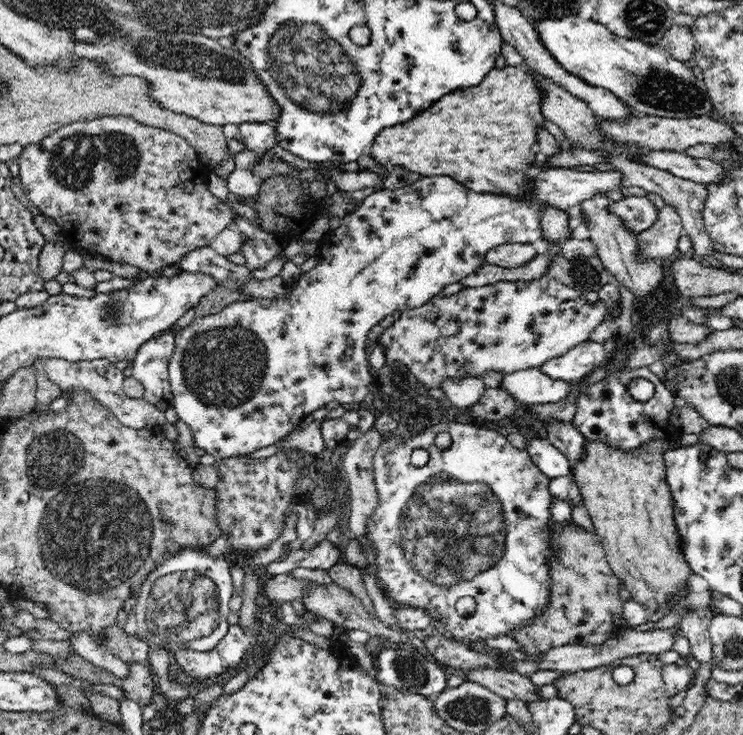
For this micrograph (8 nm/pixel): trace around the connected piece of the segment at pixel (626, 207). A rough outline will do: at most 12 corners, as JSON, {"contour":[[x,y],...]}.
{"contour":[[628,191],[608,209],[628,229],[642,232],[658,220],[644,193]]}

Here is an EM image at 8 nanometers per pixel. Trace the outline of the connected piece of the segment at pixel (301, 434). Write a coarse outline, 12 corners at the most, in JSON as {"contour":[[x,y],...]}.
{"contour":[[330,415],[294,429],[279,450],[319,456],[324,448],[322,424]]}

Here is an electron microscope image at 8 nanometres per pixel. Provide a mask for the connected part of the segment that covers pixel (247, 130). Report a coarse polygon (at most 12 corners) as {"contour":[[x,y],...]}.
{"contour":[[272,122],[238,125],[242,144],[254,148],[256,160],[278,146]]}

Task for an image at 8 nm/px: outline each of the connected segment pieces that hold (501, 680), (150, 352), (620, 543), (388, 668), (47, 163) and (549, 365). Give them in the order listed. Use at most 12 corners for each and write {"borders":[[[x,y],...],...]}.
{"borders":[[[464,670],[502,700],[543,700],[530,677],[512,670]],[[169,330],[144,342],[132,360],[143,399],[162,412],[173,406]],[[663,442],[572,462],[608,564],[648,612],[692,576]],[[385,643],[375,679],[384,690],[433,699],[449,674],[411,645]],[[127,116],[16,159],[35,212],[148,274],[233,222],[189,140]],[[586,340],[538,370],[576,383],[605,364],[603,343]]]}

